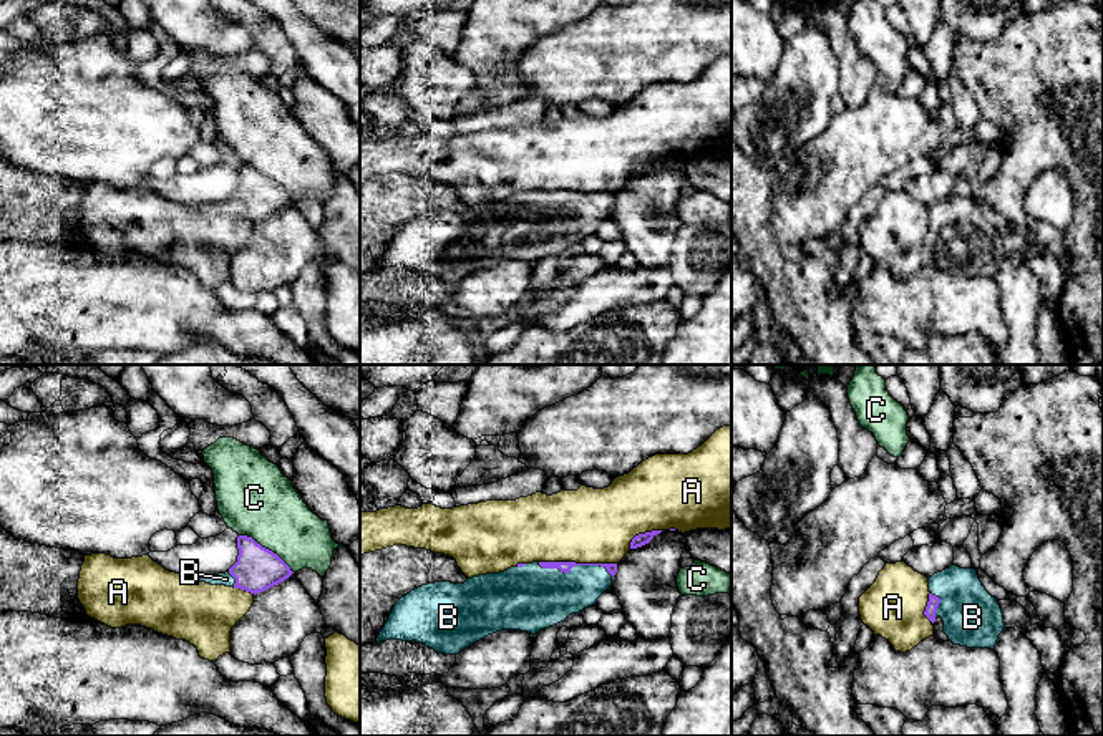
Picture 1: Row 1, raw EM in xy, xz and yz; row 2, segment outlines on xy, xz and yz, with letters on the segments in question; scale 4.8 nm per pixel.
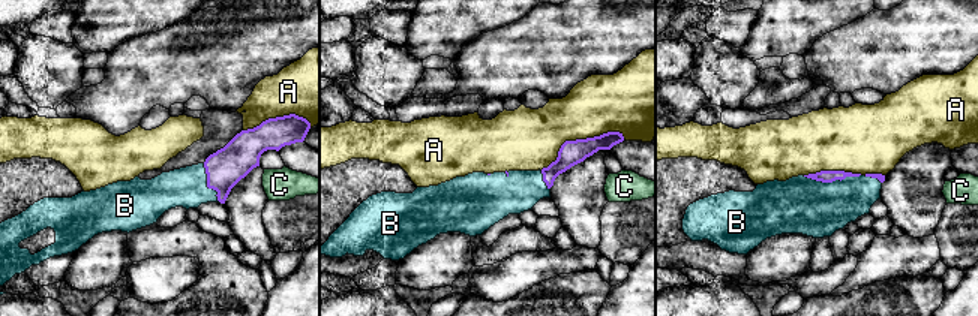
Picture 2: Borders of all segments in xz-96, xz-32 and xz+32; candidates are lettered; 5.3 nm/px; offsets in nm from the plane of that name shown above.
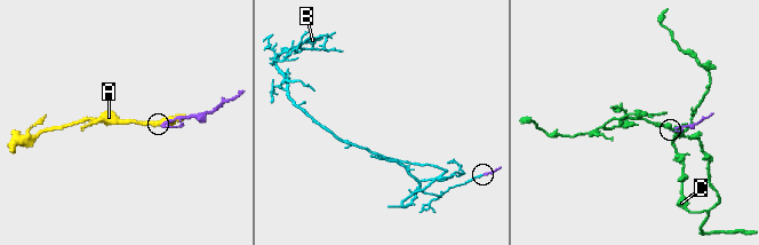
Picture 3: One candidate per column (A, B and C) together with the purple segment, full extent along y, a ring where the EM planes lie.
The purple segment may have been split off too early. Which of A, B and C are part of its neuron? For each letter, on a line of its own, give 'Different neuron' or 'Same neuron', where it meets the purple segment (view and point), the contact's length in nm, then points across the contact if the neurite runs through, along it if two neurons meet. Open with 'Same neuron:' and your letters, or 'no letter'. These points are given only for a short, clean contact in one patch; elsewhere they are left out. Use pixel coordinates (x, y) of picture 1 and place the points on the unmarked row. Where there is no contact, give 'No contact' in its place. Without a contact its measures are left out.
Same neuron: B
A: Different neuron. Touches purple at xz (578, 193). Shared border 380 nm
B: Same neuron. Touches purple at xz (576, 193). Shared border 380 nm
C: Different neuron. Touches purple at xy (267, 178). Shared border 320 nm

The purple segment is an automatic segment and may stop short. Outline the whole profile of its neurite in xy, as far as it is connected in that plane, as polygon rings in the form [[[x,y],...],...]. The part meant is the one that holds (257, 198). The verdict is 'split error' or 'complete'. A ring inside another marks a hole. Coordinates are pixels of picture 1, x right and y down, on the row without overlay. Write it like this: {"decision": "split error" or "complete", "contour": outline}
{"decision": "split error", "contour": [[[239,164],[237,177],[237,191],[226,202],[199,207],[199,211],[234,215],[255,224],[294,202],[277,182],[257,172],[252,166]]]}

